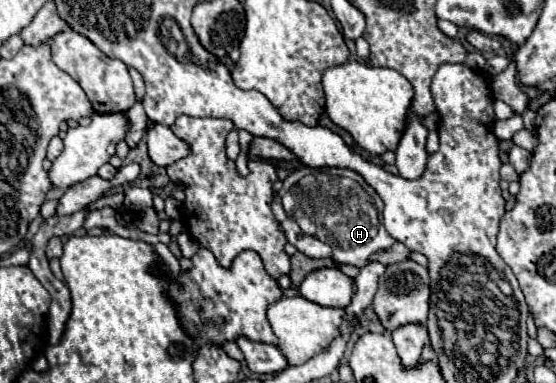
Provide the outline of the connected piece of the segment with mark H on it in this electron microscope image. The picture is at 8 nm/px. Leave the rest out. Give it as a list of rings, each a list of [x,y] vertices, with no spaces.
[[[300,168],[292,172],[286,180],[282,190],[274,196],[272,212],[280,222],[286,238],[290,244],[298,248],[298,252],[306,254],[308,258],[332,258],[336,264],[352,264],[362,268],[370,254],[390,248],[396,240],[388,236],[380,222],[380,214],[376,208],[376,194],[370,186],[364,184],[362,176],[348,168]]]

